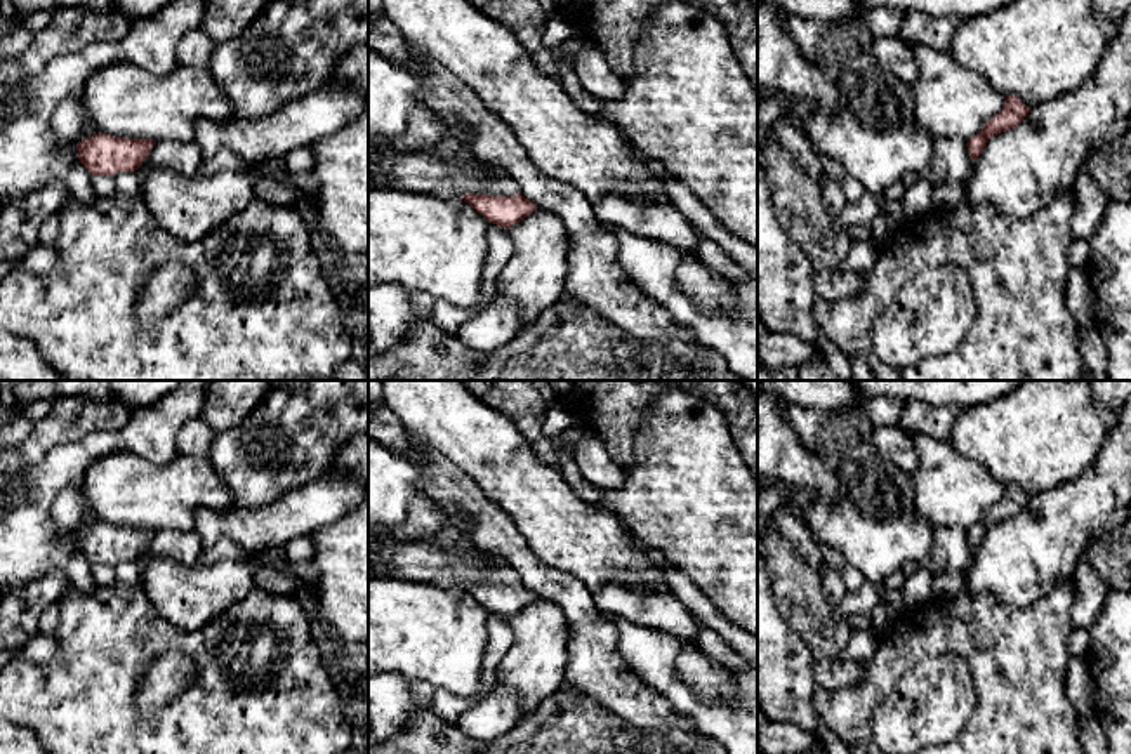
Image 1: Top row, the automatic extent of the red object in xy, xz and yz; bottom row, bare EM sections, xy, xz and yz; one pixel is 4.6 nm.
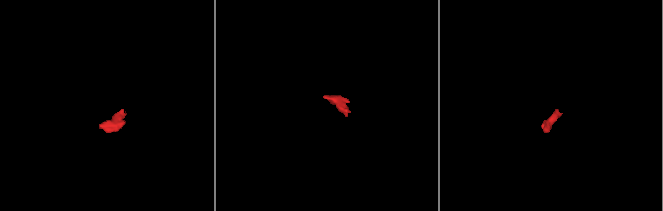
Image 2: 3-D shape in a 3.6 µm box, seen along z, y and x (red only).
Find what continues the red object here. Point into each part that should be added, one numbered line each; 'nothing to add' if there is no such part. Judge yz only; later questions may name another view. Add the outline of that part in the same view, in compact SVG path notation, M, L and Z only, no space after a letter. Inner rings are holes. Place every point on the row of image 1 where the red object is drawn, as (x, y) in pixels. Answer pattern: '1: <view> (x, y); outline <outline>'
nothing to add

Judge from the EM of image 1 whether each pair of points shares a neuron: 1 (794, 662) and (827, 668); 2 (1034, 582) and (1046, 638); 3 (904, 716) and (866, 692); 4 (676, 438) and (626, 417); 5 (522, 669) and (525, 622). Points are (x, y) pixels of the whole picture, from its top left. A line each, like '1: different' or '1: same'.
1: different
2: different
3: different
4: different
5: same

